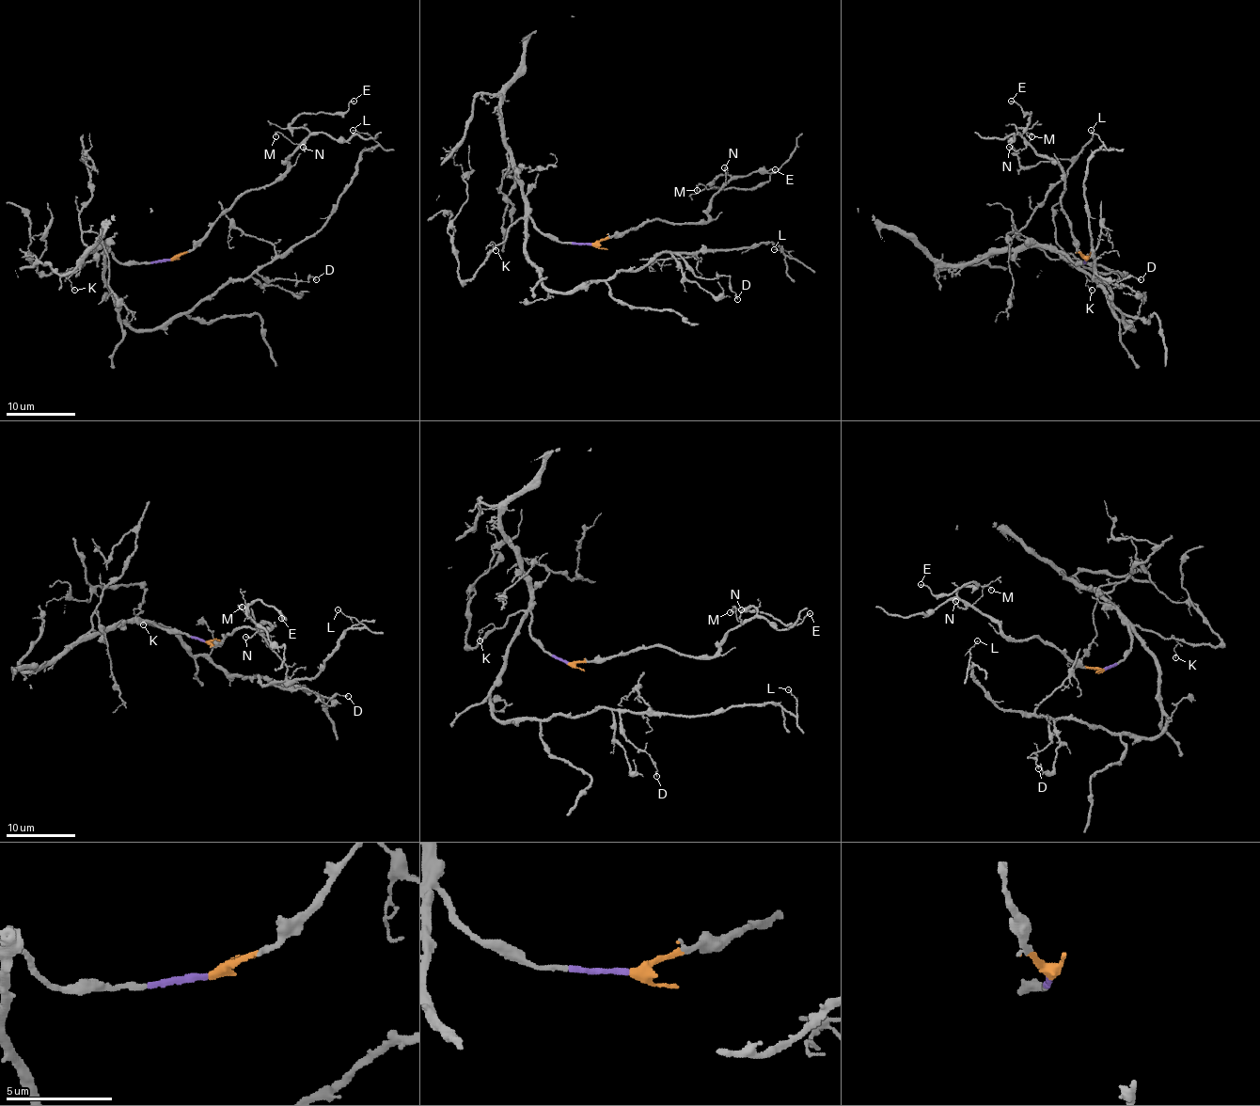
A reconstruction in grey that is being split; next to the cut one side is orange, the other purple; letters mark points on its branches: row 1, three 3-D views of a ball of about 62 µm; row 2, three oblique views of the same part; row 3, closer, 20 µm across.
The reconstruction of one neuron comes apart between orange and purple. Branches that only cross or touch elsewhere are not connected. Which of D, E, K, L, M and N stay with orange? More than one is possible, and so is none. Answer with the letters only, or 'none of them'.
E, M, N

